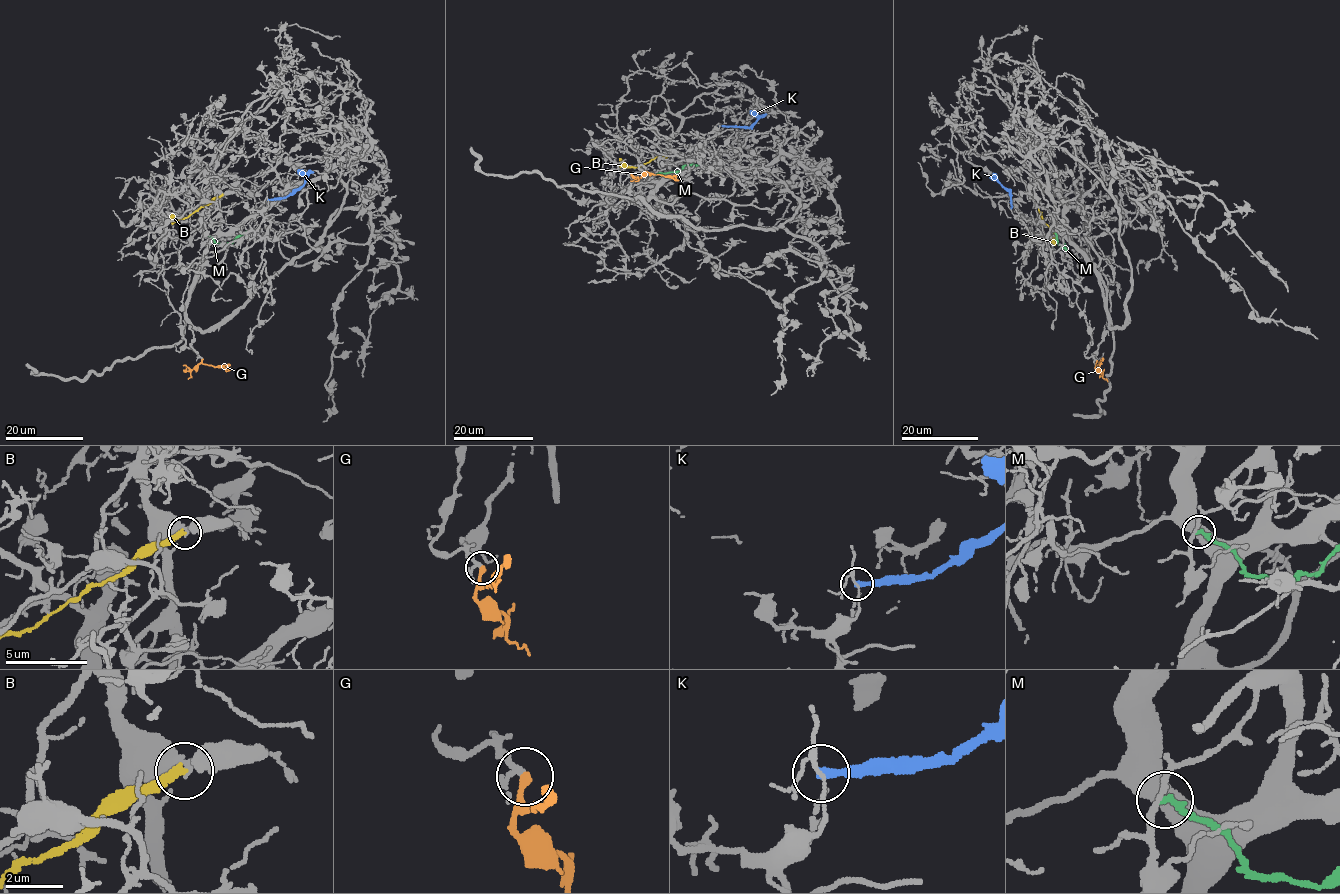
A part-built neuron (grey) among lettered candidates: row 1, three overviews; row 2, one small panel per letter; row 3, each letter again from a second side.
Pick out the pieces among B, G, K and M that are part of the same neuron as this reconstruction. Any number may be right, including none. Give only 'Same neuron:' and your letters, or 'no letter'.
Same neuron: G

